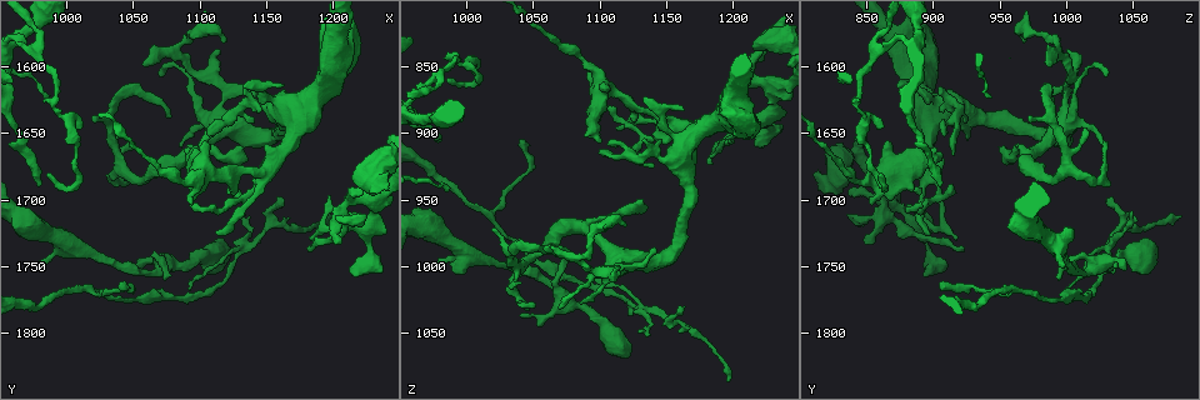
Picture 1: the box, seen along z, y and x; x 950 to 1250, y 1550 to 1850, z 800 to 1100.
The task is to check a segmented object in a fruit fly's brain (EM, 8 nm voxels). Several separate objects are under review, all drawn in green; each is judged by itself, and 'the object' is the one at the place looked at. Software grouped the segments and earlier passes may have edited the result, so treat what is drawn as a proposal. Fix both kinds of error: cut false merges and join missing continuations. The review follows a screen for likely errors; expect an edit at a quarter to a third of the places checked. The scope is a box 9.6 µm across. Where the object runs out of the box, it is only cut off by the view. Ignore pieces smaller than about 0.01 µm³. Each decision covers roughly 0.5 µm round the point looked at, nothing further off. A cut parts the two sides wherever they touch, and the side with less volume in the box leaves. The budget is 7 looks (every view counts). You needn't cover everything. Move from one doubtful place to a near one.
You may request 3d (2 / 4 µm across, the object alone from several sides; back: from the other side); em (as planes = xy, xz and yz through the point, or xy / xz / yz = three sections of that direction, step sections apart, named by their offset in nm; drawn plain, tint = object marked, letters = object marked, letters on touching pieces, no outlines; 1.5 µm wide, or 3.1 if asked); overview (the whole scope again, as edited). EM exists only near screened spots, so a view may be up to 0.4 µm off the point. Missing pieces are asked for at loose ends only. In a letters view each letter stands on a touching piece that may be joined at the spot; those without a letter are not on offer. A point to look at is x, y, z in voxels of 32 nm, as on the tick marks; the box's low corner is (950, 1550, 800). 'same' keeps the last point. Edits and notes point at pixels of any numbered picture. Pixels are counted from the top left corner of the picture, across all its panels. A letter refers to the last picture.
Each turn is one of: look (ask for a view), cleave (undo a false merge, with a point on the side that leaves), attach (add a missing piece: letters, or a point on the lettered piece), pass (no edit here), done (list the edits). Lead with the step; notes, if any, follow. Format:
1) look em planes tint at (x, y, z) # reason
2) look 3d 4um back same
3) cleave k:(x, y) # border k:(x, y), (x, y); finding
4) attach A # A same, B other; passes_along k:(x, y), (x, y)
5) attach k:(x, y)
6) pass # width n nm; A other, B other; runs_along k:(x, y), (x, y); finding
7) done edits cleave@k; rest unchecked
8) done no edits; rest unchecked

look 3d 4um at (1060, 1668, 826)

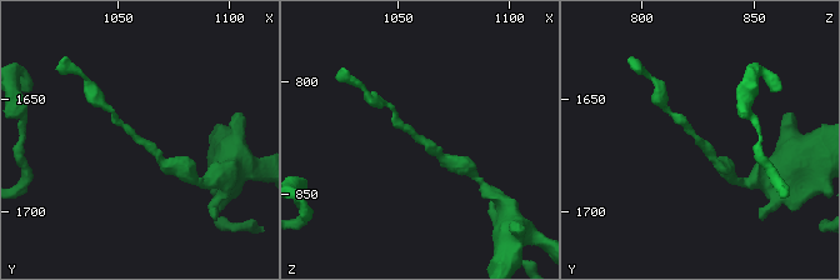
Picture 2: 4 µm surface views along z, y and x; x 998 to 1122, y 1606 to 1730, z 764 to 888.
look em planes letters at (1061, 1668, 826) # now the EM

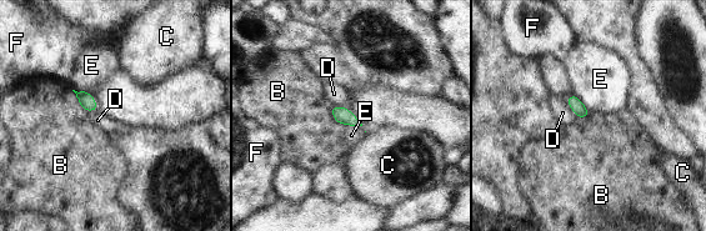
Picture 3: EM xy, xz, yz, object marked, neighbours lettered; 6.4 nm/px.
pass # B other, C other, D other, E other, F other; border 3:(341, 124), (361, 126); one neuron here

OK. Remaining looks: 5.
look em planes tint at (1000, 1638, 848) # arms part here

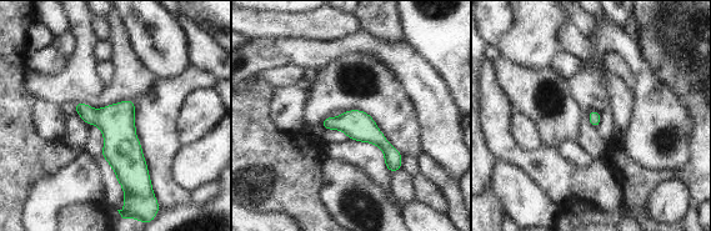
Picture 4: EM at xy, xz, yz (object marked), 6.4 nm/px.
look em planes letters same # see the neighbours

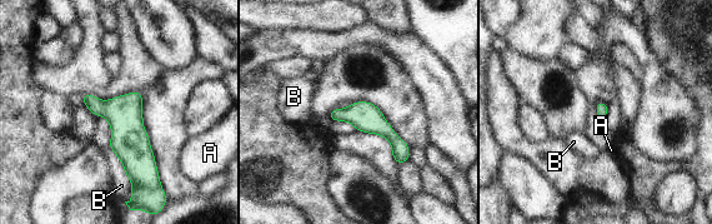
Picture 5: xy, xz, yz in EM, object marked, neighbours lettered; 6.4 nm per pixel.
pass # A other, B other; runs_along 5:(85, 96), (128, 132), (138, 184); continuous, no second neuron

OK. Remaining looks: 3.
look em planes letters at (1224, 1710, 834)

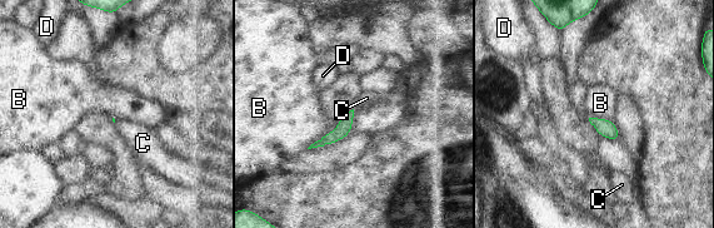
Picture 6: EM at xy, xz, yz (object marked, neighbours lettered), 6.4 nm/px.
pass # longest_contact B 300 nm; B other, C other, D other; runs_along 6:(350, 114), (333, 137), (320, 143); none of them fits

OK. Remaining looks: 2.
done no edits; rest unchecked

